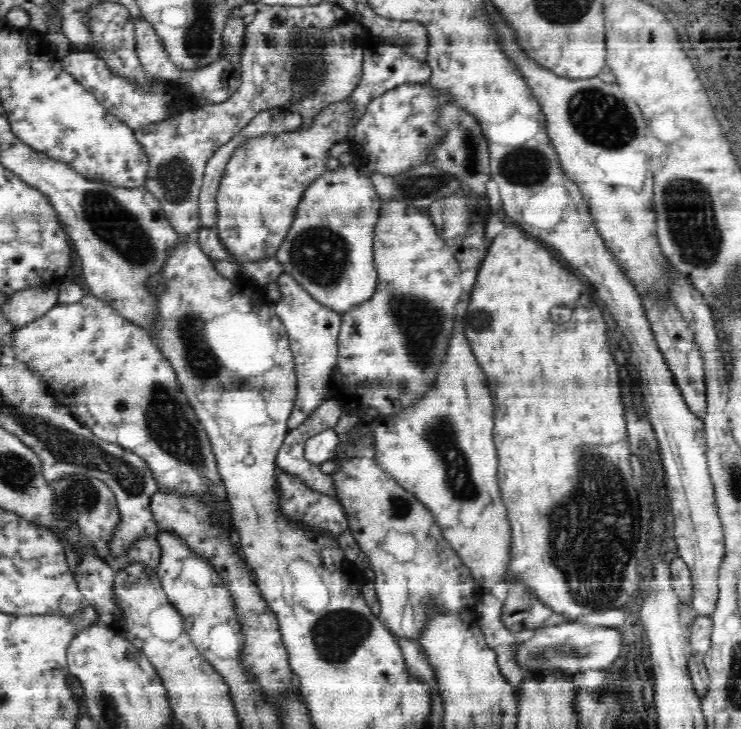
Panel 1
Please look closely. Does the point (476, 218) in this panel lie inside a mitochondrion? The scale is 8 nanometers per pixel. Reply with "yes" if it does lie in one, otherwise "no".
yes

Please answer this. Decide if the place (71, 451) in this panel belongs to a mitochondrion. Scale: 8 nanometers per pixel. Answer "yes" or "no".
yes

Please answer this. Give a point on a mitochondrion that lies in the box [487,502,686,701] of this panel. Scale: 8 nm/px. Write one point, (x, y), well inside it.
(568, 649)

